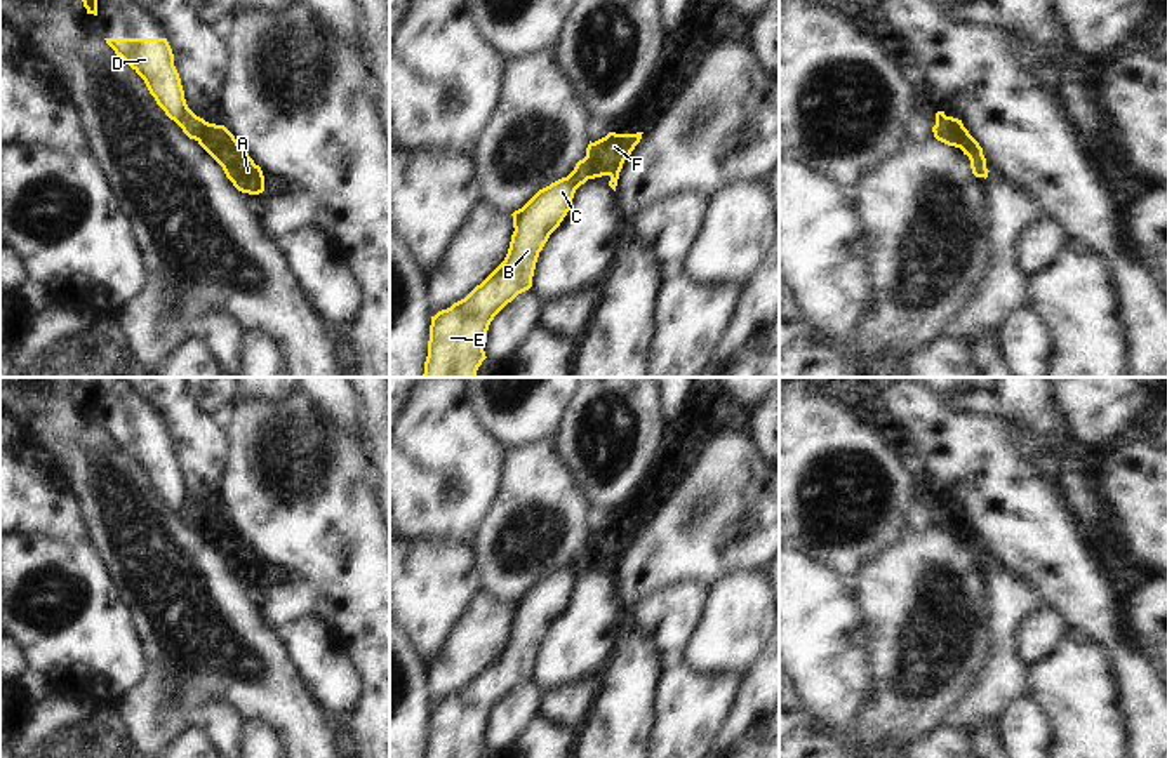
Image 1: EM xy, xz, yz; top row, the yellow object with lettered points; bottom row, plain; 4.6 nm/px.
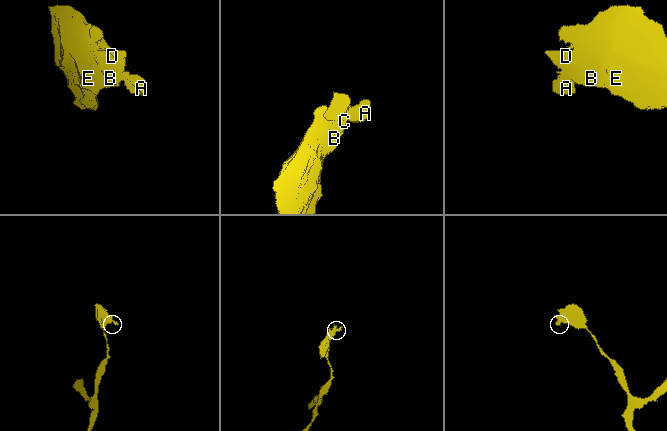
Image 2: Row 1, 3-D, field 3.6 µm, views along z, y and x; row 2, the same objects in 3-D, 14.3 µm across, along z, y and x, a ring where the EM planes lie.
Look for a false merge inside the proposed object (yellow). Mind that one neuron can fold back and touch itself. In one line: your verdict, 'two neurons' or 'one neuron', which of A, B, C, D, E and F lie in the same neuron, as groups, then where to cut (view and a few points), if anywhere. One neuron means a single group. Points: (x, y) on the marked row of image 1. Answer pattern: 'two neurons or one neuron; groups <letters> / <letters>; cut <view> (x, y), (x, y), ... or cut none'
two neurons; groups A F / B C D E; cut yz (933, 131), (938, 127), (955, 127), (967, 138)

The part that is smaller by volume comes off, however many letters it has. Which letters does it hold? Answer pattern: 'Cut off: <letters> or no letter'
Cut off: A, F

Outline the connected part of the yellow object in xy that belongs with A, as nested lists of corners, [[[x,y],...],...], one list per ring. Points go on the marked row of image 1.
[[[205,123],[203,137],[198,144],[223,167],[233,186],[249,195],[264,191],[264,176],[259,165],[238,144],[235,136],[224,127]]]

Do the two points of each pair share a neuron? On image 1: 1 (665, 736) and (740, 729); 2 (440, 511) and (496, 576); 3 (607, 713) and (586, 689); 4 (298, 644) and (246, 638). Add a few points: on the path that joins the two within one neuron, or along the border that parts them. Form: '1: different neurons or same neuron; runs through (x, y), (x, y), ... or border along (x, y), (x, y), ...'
1: different neurons; border along (738, 694), (731, 713), (713, 739)
2: different neurons; border along (489, 506), (477, 532), (466, 543)
3: different neurons; border along (600, 671), (600, 689), (590, 711), (576, 727)
4: different neurons; border along (279, 633), (280, 644), (300, 678)

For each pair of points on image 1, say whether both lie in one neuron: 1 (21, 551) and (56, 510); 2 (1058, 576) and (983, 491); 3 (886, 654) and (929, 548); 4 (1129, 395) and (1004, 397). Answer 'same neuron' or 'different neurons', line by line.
1: different neurons
2: same neuron
3: same neuron
4: different neurons

